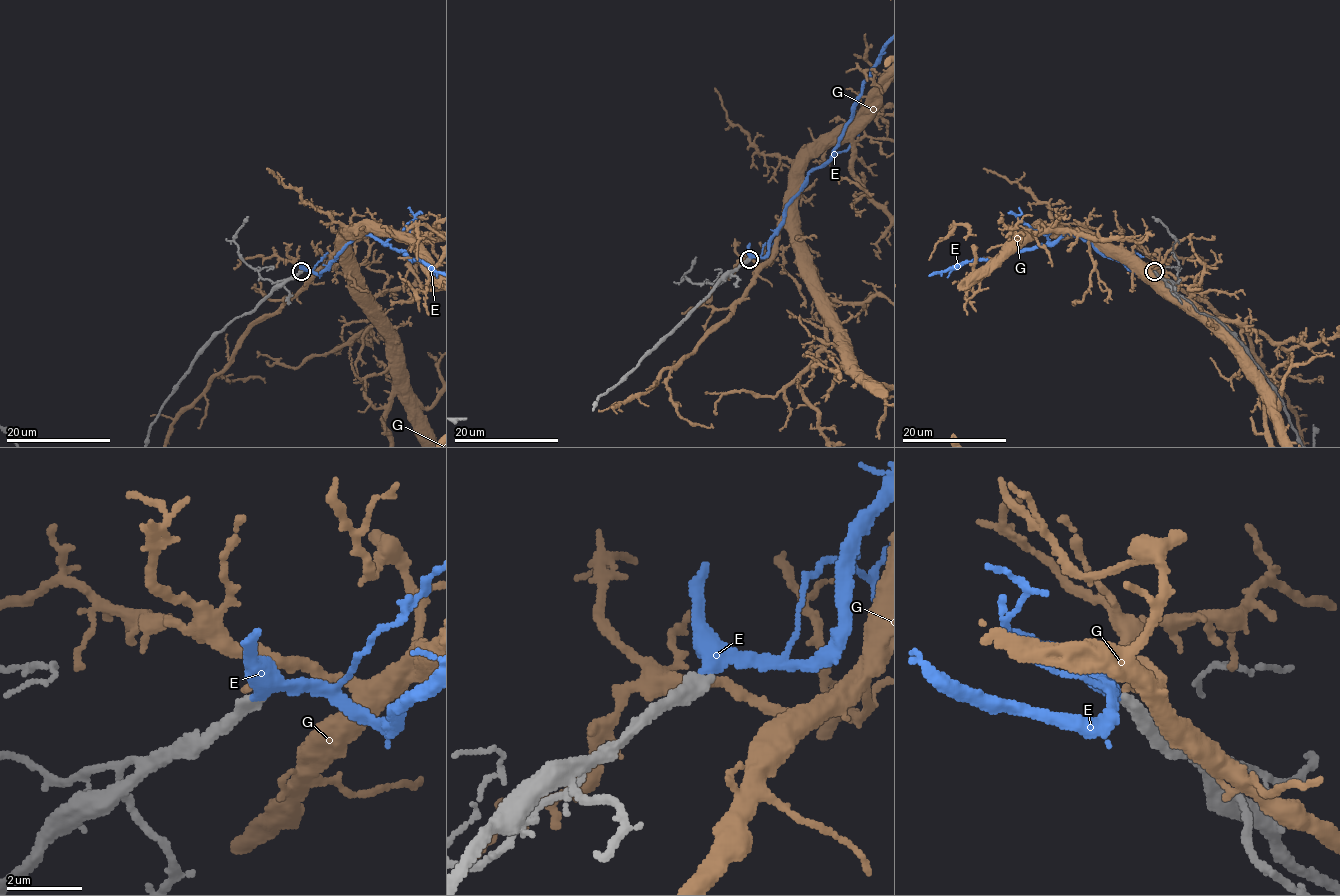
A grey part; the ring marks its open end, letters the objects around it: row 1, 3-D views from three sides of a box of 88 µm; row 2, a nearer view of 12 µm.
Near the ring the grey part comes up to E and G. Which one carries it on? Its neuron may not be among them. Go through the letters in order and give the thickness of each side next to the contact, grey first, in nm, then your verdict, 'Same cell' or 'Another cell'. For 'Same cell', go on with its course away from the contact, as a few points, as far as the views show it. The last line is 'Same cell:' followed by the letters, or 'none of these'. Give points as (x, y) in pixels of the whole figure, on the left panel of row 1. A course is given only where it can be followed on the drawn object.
E: Thickness 360 nm (grey) against 320 nm. Same cell
G: Thickness 380 nm (grey) against 120 nm. Another cell
Same cell: E

